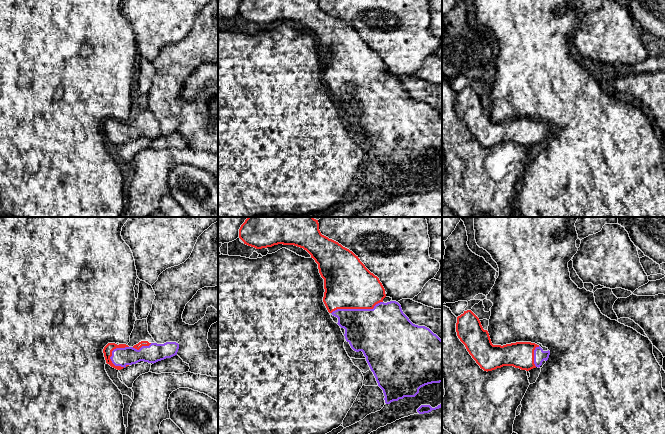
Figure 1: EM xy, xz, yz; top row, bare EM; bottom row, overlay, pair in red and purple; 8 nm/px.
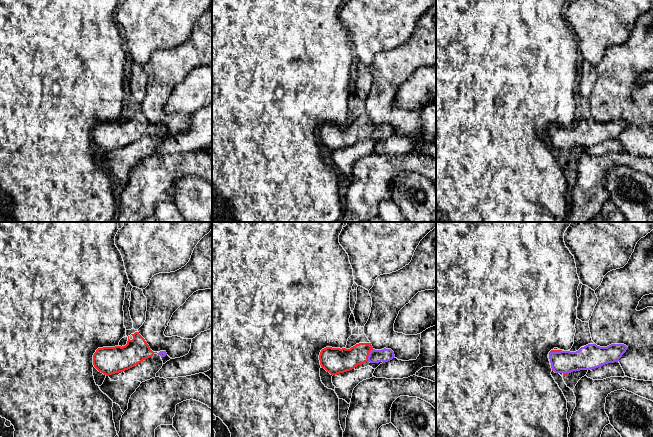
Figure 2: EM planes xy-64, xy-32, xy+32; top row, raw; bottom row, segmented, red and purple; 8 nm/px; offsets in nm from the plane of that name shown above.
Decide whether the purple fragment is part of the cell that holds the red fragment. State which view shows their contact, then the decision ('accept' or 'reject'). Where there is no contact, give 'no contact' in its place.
xz | accept

